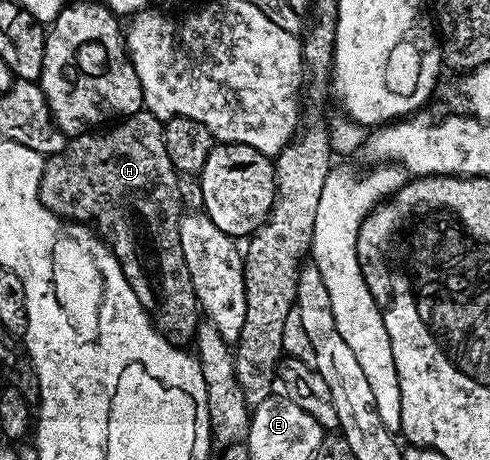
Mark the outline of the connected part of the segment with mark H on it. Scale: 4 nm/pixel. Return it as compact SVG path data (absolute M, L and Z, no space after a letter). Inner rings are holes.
M144 108L106 128L74 135L61 153L44 161L39 199L64 220L95 221L94 233L121 264L152 322L176 339L194 335L201 314L181 252L177 171L165 148L160 118Z

